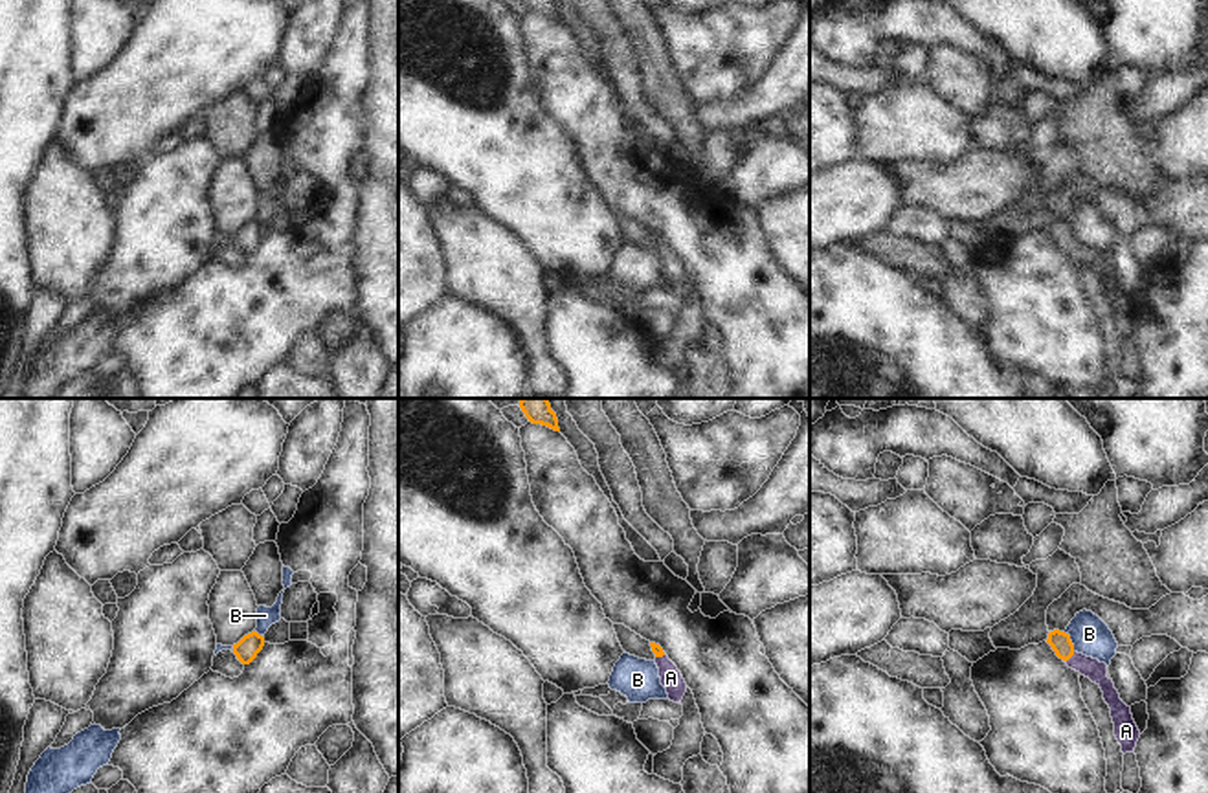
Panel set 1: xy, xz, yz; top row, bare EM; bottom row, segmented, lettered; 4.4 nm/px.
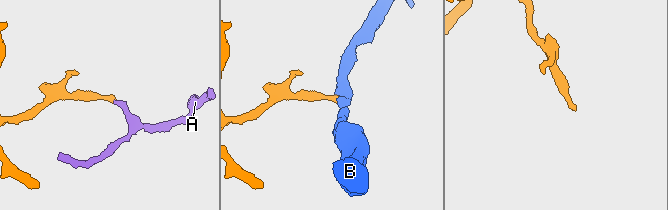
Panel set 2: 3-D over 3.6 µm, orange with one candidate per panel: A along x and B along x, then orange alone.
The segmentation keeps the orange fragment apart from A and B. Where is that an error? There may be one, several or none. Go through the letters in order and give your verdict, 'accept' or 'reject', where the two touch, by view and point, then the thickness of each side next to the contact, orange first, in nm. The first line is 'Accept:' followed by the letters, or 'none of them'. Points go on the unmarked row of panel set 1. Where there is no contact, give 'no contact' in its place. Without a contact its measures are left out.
Accept: A
A: accept; meets orange in yz at (1069, 246); 90 nm thick on the orange side, 90 nm on the other
B: reject; meets orange in yz at (1071, 230); 90 nm thick on the orange side, 170 nm on the other

